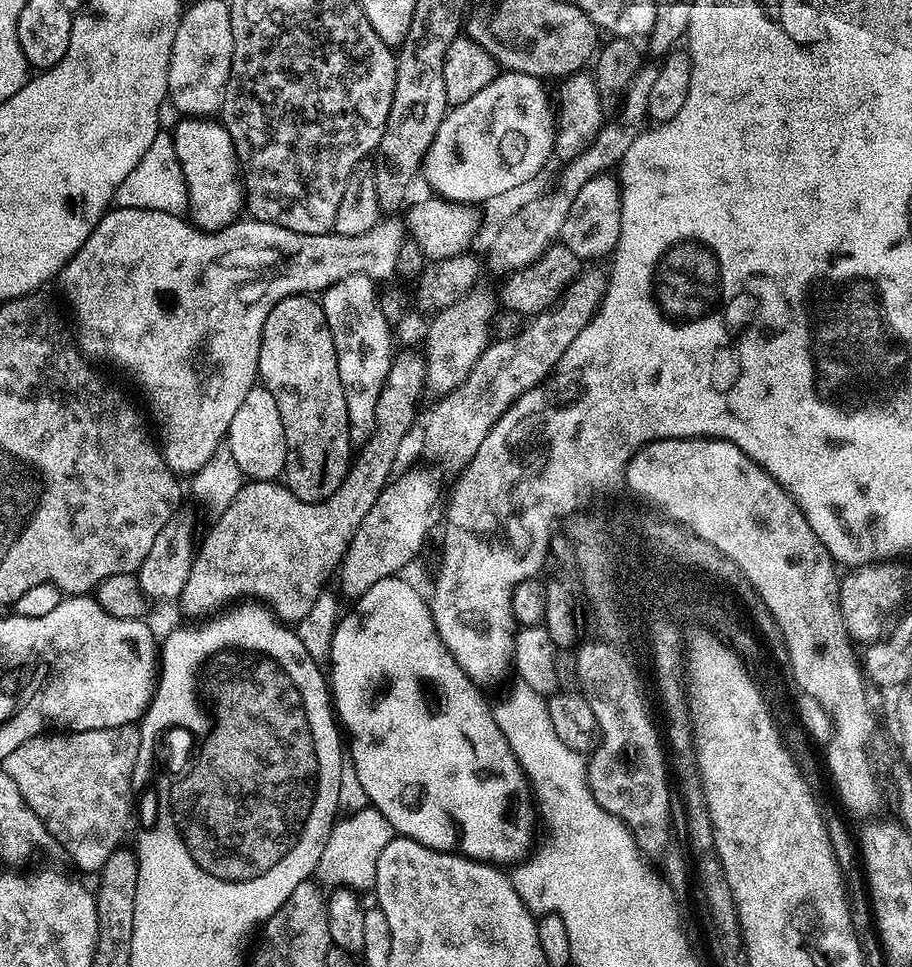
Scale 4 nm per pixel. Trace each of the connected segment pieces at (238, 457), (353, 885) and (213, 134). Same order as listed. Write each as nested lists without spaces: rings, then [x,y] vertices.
[[[257,386],[246,394],[230,422],[226,446],[249,481],[276,480],[283,473],[288,449],[286,434],[282,430],[282,414],[278,414],[278,402],[274,402],[274,394],[268,388]]]
[[[371,806],[341,815],[330,830],[330,838],[326,838],[326,846],[322,849],[322,858],[318,858],[315,879],[325,889],[350,888],[357,894],[375,889],[378,858],[382,858],[382,850],[394,839],[394,830],[390,822],[379,810]]]
[[[216,118],[181,119],[172,132],[172,141],[190,193],[191,223],[205,232],[216,232],[233,223],[242,212],[242,177],[234,142],[223,123]]]

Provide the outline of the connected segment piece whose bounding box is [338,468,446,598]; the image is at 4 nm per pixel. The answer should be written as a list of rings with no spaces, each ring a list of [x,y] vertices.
[[[424,468],[402,472],[385,486],[382,494],[378,494],[378,502],[374,502],[366,518],[362,518],[344,555],[338,576],[344,579],[344,592],[351,598],[359,598],[374,586],[374,582],[403,573],[400,571],[423,550],[432,527],[445,515],[446,496],[440,493],[440,484],[434,473]]]

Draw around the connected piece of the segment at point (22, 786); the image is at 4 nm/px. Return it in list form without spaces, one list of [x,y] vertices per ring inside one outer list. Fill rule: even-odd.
[[[136,724],[114,726],[106,730],[85,732],[57,731],[55,734],[31,736],[14,754],[10,754],[2,766],[14,778],[22,798],[38,814],[47,835],[53,836],[68,851],[68,856],[84,872],[99,873],[106,858],[121,847],[124,831],[128,828],[128,815],[132,812],[132,775],[140,760],[140,730]]]

